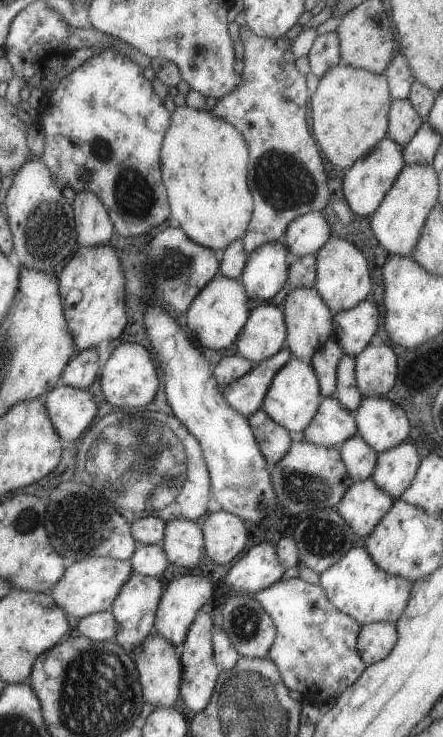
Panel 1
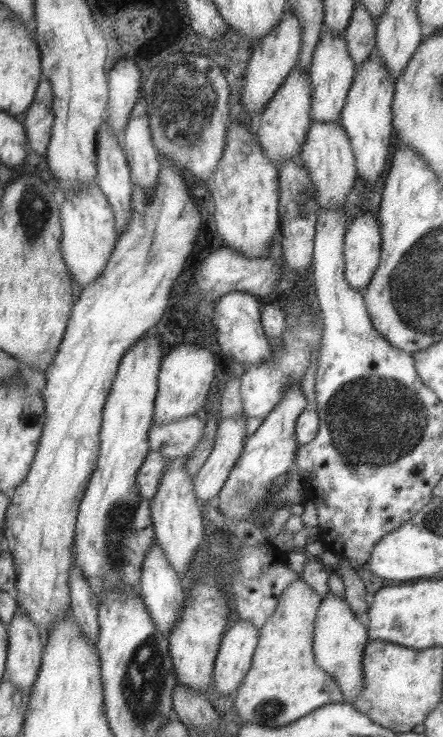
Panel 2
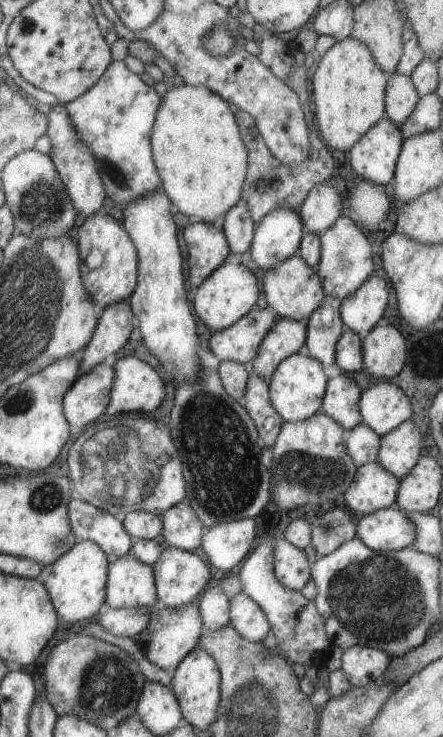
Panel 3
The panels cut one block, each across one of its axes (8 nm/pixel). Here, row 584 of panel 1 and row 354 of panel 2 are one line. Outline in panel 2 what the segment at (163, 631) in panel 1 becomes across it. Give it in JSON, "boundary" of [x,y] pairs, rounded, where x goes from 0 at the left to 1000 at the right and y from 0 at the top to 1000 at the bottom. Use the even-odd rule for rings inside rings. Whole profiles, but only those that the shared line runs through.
{"boundary":[[[404,464],[393,472],[372,474],[357,505],[345,571],[372,575],[422,563],[451,562],[481,516],[481,499],[481,483],[436,464]]]}

